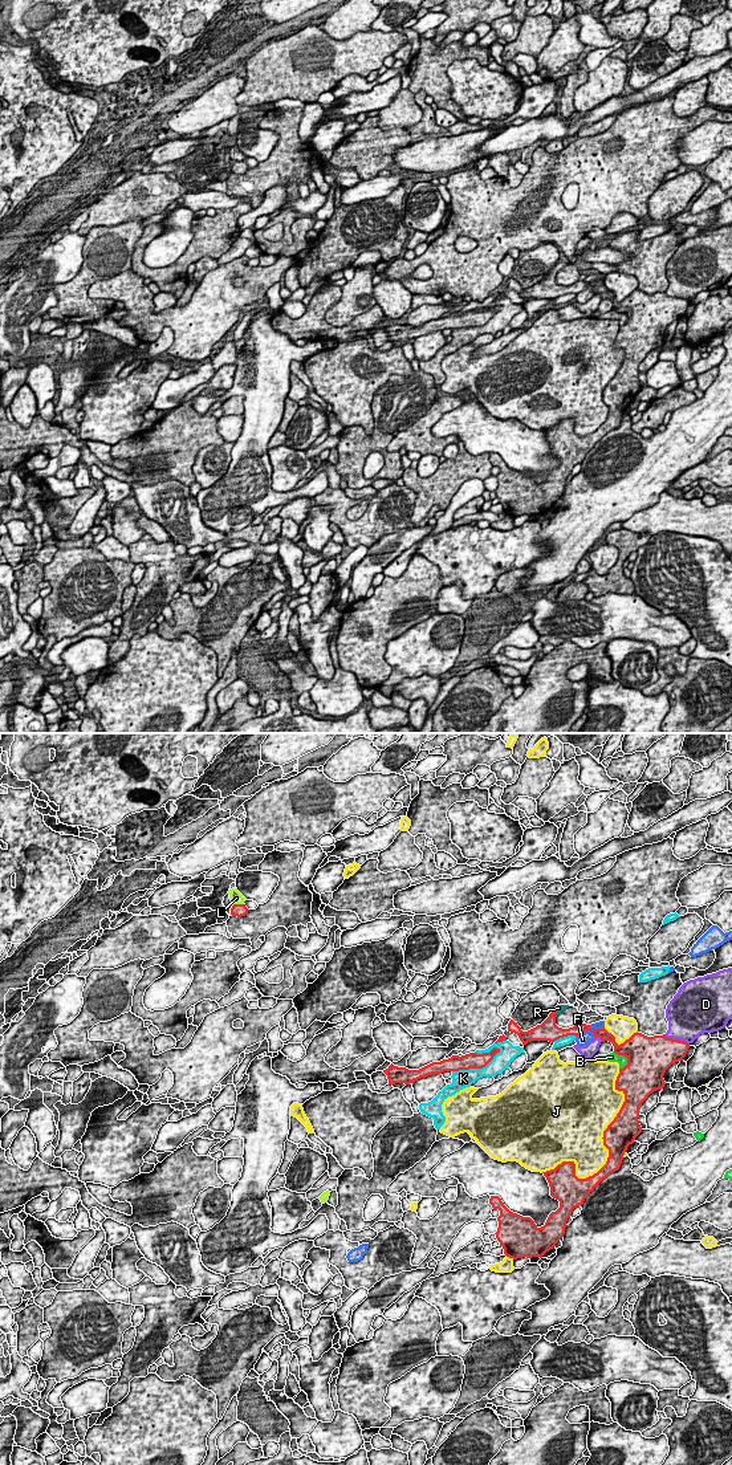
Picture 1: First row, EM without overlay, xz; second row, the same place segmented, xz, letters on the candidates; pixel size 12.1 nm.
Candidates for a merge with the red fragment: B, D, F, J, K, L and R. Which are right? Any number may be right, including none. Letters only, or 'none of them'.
R

